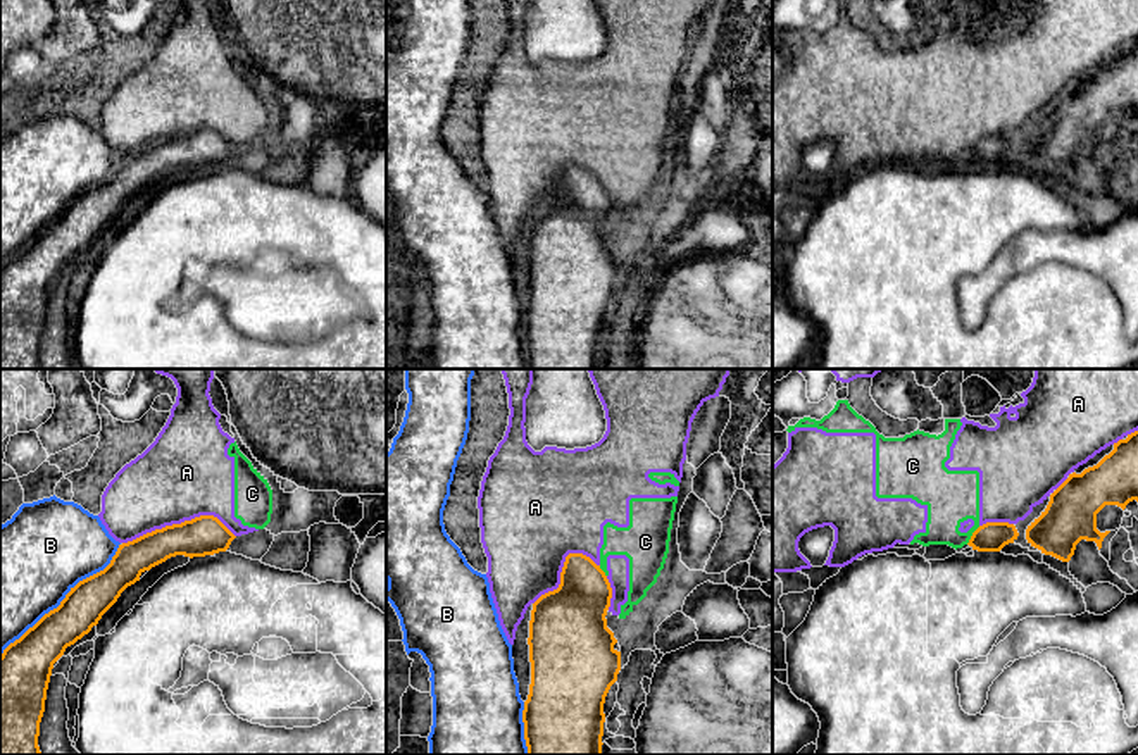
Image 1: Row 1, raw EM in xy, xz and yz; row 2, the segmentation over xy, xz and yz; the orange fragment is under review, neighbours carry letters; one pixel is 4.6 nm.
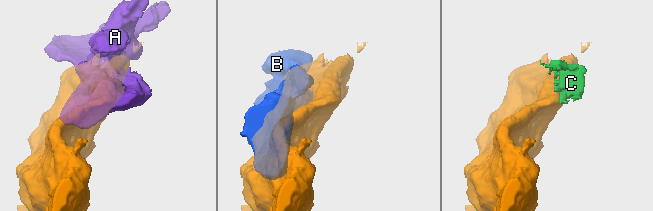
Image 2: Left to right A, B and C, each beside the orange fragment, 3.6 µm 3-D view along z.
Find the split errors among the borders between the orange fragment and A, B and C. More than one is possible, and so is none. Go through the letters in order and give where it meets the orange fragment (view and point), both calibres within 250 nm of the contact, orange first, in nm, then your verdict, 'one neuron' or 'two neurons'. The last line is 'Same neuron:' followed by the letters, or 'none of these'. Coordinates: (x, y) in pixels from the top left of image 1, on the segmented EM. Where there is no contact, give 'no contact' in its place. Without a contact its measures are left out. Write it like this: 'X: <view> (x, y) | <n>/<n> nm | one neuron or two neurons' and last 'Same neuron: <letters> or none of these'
A: xy (178, 524) | 190/420 nm | two neurons
B: xy (62, 600) | 200/460 nm | two neurons
C: yz (973, 535) | 140/260 nm | two neurons
Same neuron: none of these

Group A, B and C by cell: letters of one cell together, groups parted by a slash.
A C / B

